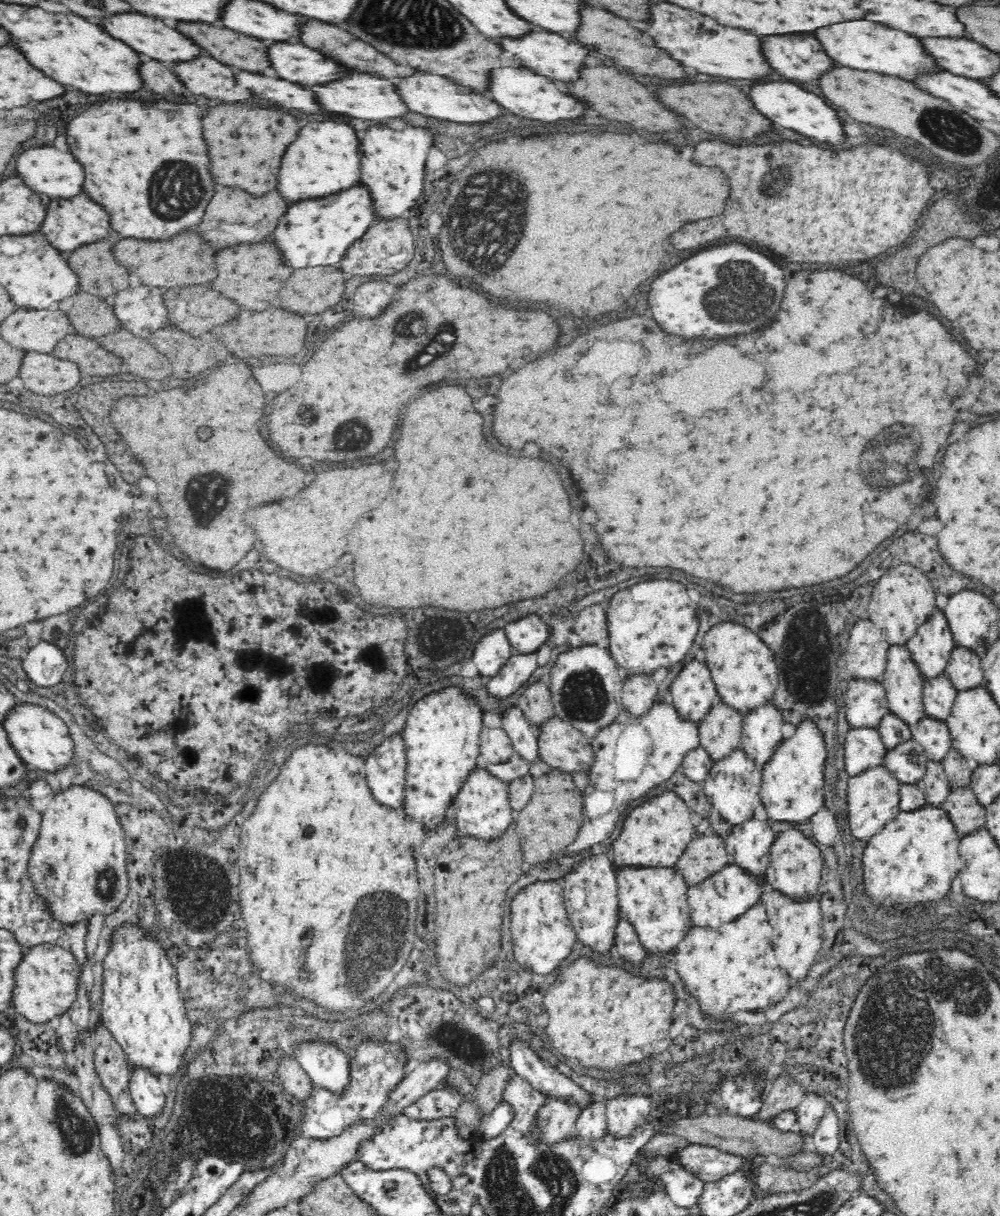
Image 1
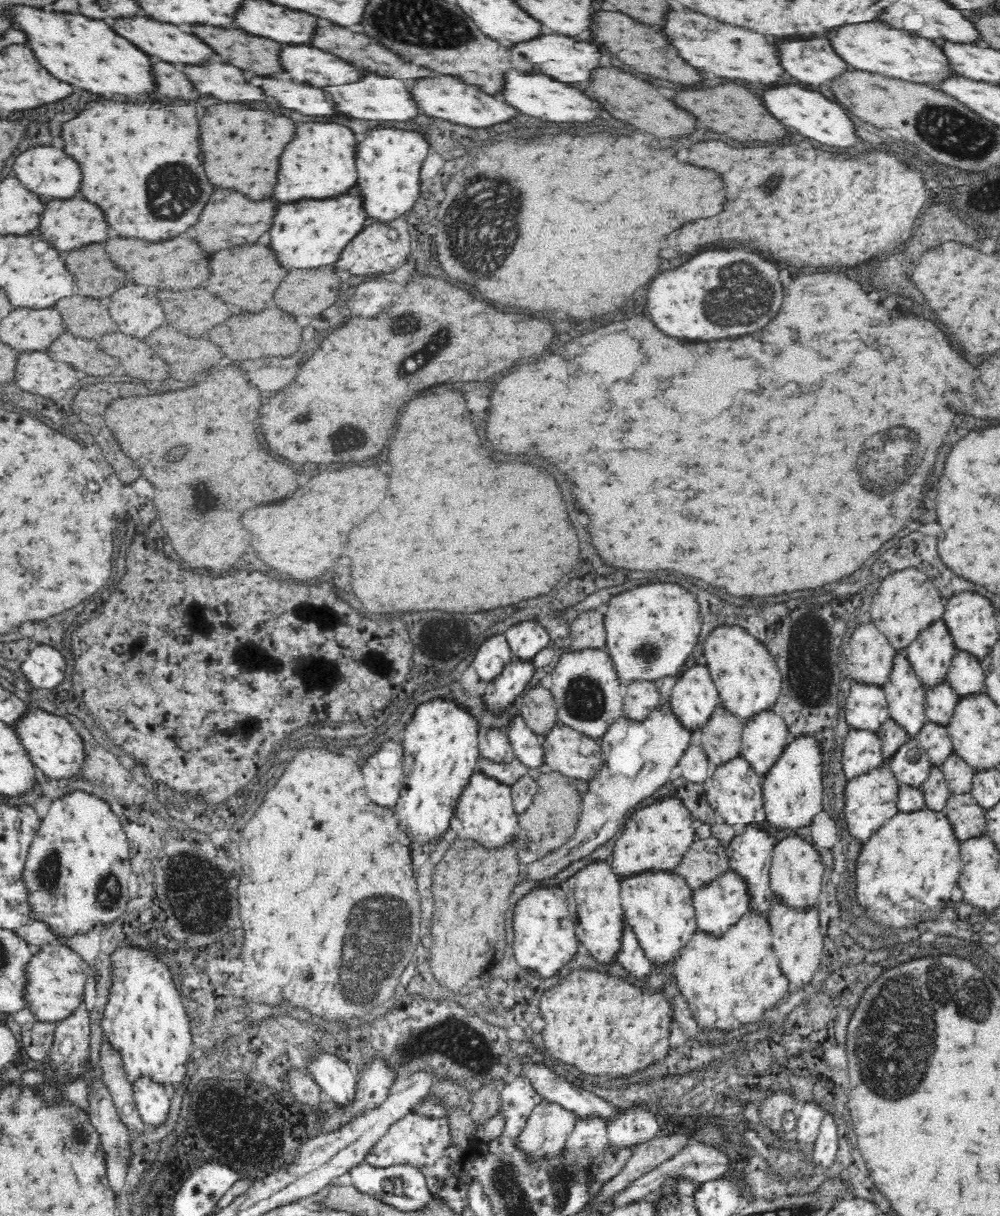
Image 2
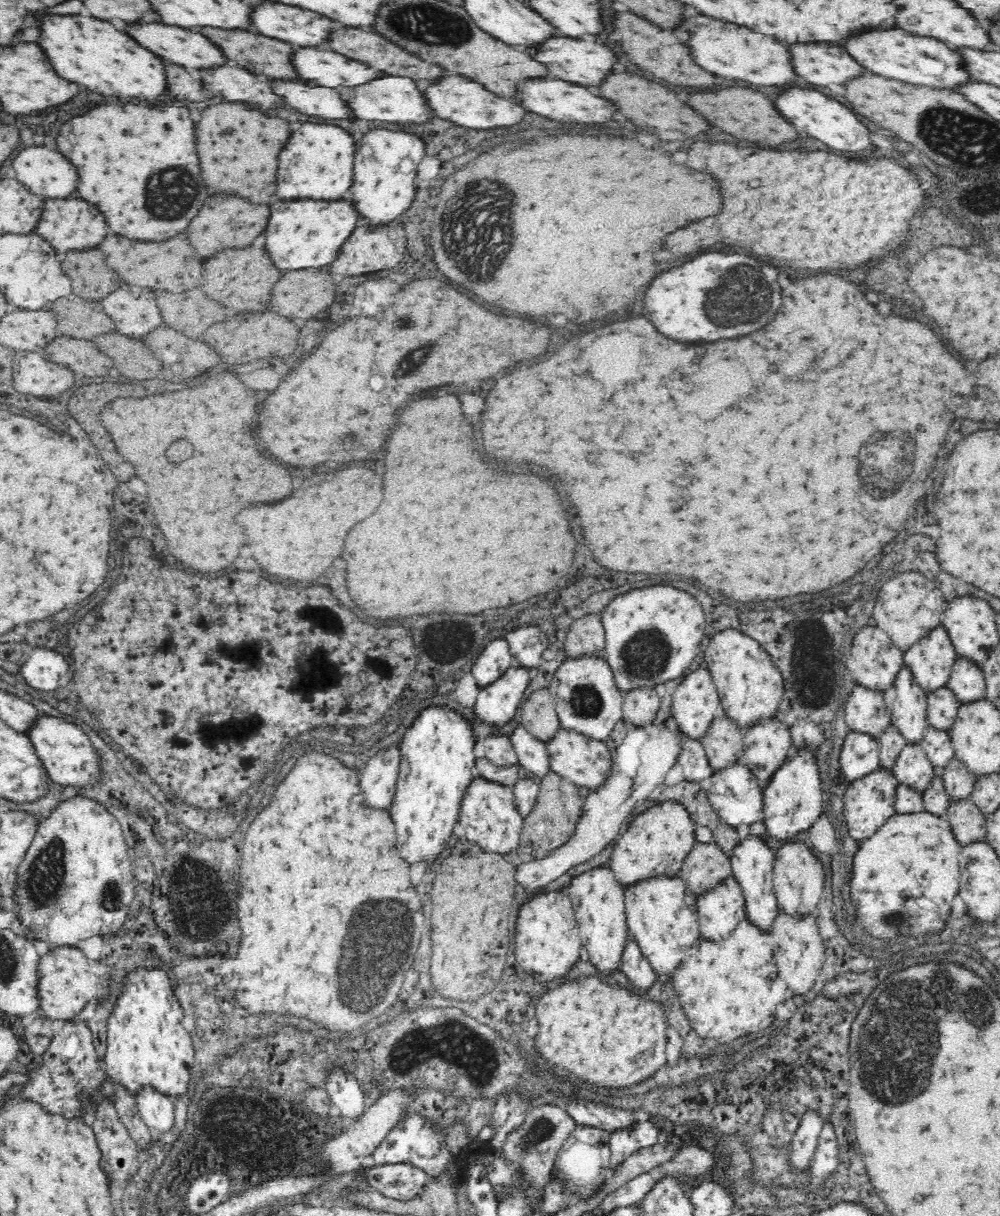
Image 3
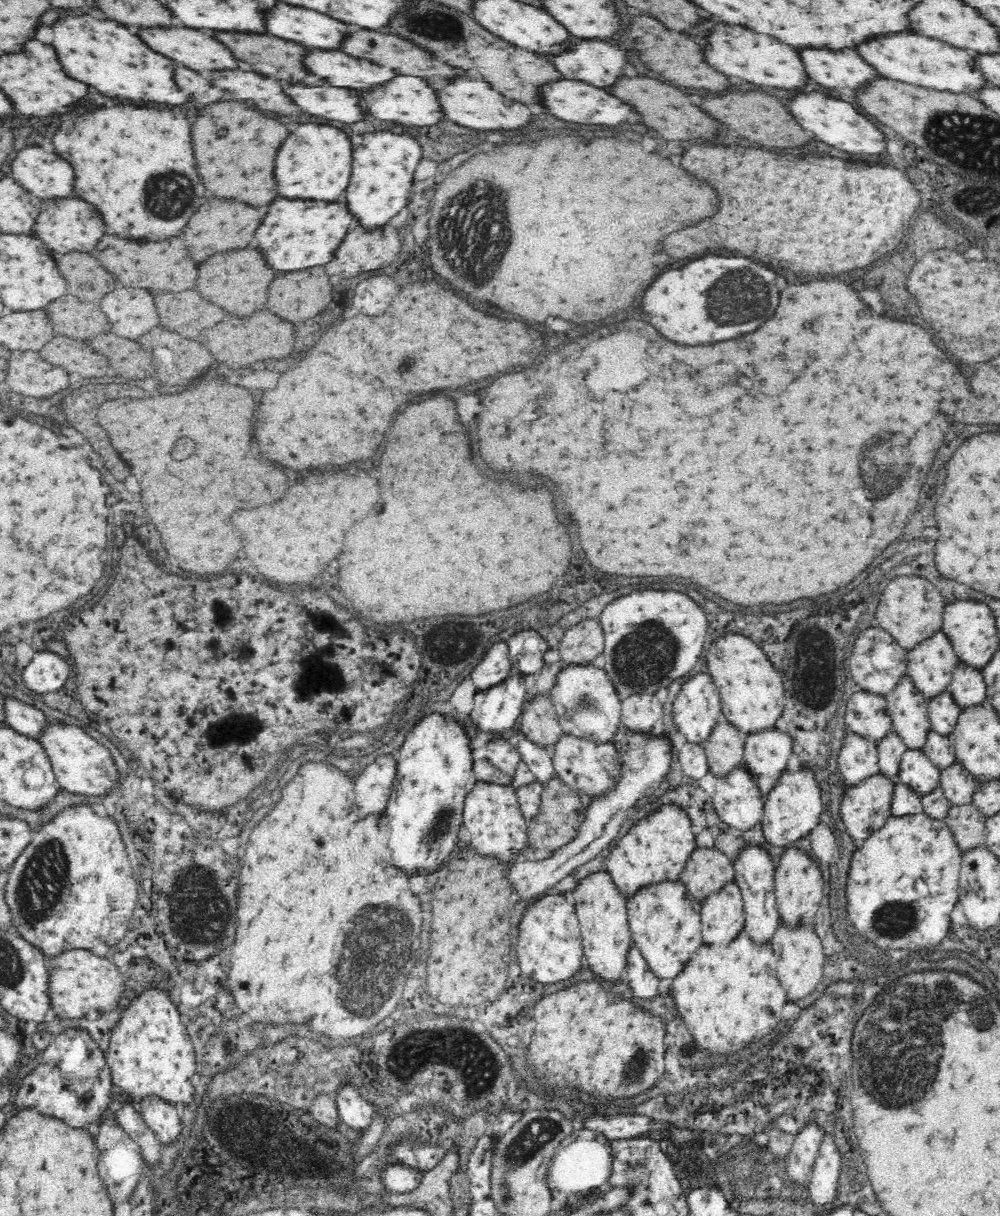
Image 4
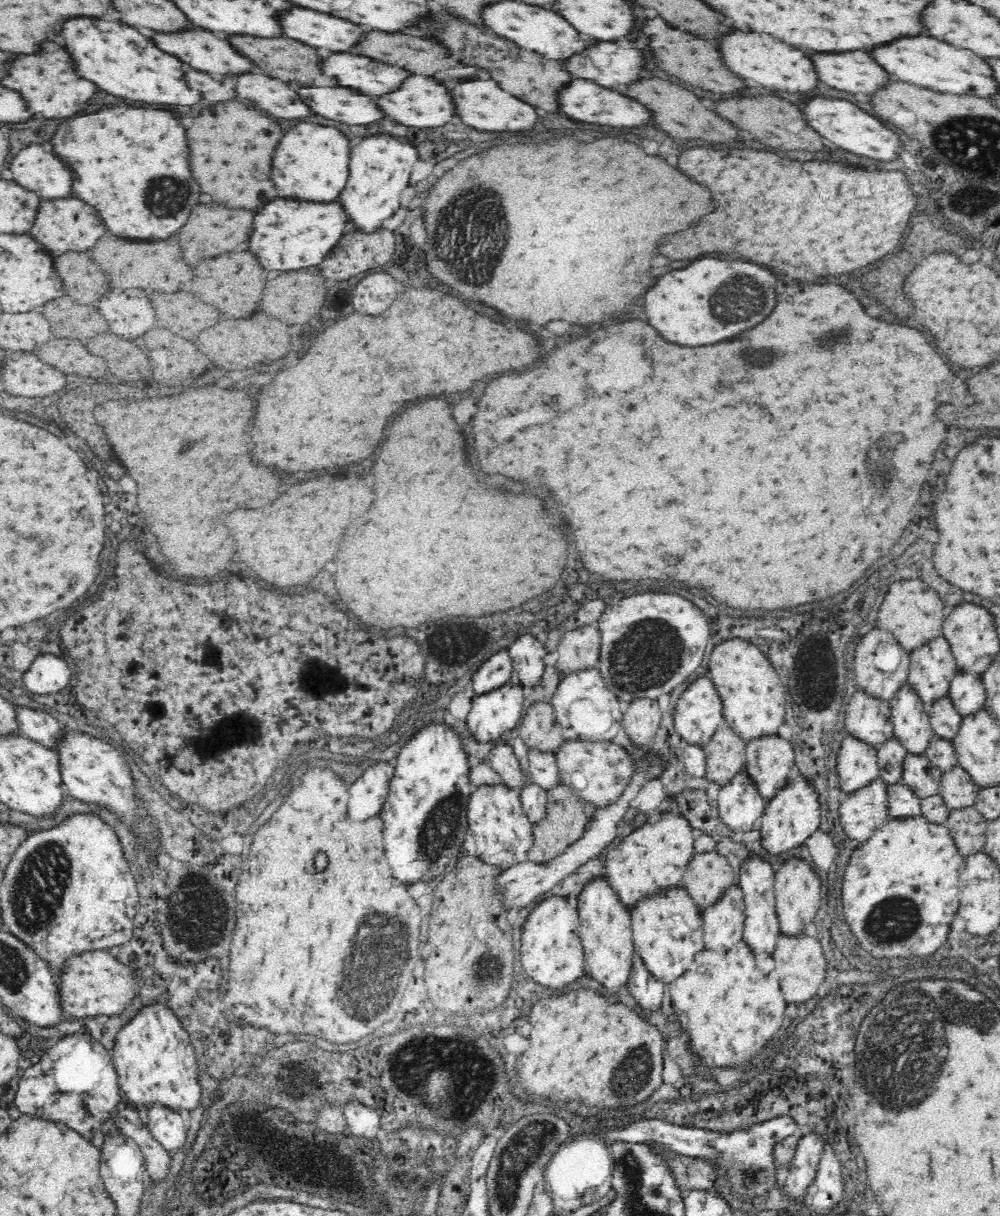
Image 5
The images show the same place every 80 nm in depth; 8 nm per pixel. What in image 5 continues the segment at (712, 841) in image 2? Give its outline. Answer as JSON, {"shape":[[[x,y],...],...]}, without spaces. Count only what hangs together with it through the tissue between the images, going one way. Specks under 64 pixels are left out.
{"shape":[[[716,851],[694,854],[680,886],[702,912],[717,904],[724,892],[734,885],[734,871],[727,859]]]}

